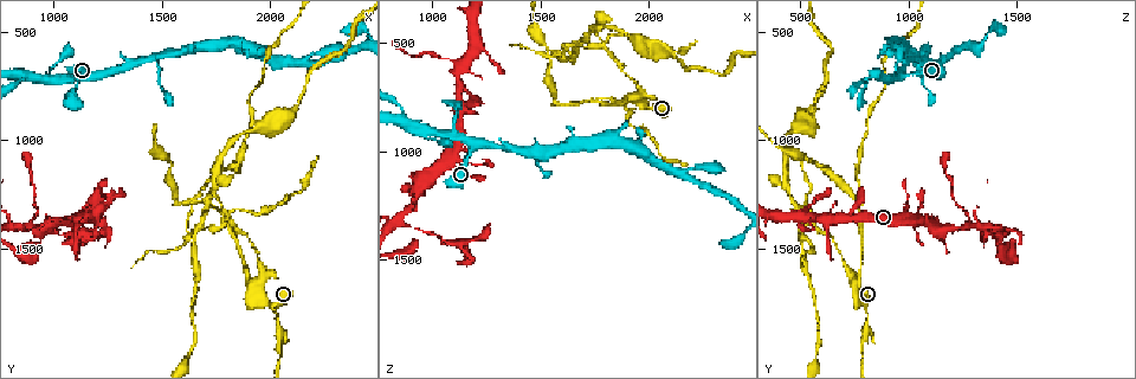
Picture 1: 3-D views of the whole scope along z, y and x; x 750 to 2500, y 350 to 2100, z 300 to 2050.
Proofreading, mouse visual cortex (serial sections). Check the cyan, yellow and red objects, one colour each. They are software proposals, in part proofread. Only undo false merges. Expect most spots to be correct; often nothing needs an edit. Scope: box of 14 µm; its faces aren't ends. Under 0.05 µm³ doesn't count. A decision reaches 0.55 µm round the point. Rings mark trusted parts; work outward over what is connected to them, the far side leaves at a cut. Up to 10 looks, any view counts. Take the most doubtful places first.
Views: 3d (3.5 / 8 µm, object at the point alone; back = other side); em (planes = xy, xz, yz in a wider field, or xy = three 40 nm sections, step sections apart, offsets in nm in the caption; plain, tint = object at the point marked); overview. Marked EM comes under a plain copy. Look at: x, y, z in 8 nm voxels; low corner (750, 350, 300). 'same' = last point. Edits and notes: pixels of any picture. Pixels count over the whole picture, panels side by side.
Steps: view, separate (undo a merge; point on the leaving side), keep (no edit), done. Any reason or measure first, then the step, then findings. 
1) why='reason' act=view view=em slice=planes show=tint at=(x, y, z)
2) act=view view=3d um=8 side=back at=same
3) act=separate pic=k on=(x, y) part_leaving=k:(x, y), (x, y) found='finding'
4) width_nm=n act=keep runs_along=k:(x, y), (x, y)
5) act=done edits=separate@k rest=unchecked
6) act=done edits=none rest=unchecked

why='sharp bend' act=view view=3d um=3.5 at=(1930, 1670, 750)

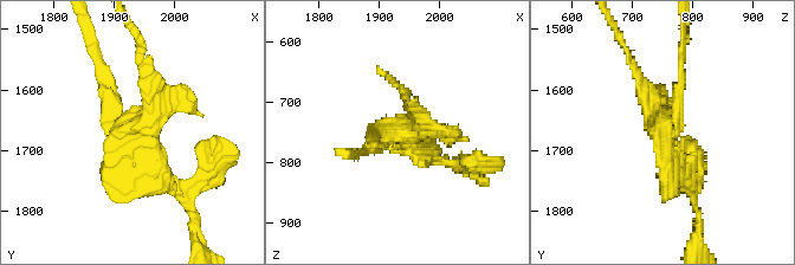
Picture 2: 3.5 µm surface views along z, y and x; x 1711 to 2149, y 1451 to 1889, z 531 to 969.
act=view view=em slice=xy step=5 show=tint at=(1930, 1670, 755)

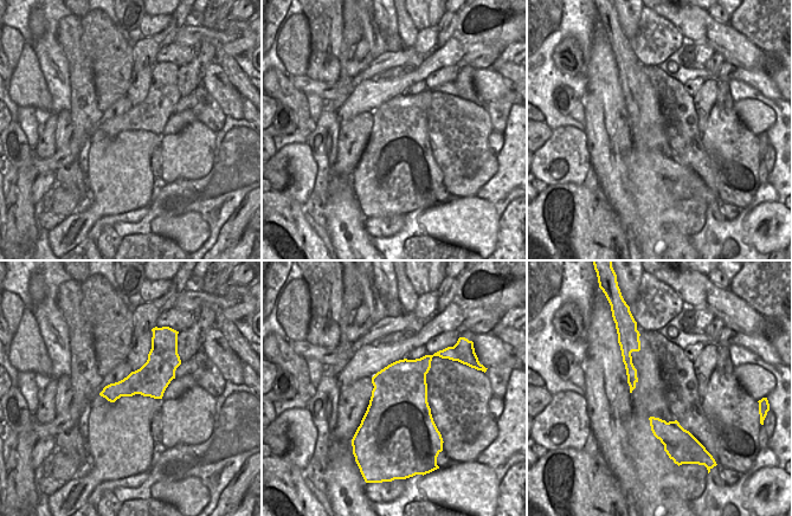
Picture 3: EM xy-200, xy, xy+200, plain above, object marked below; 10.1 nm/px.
act=separate pic=2 on=(648, 91) border=3:(690, 433), (675, 443), (661, 440) found='a second cell is stuck on'

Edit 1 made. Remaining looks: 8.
act=view view=3d um=3.5 at=(860, 1400, 1300)

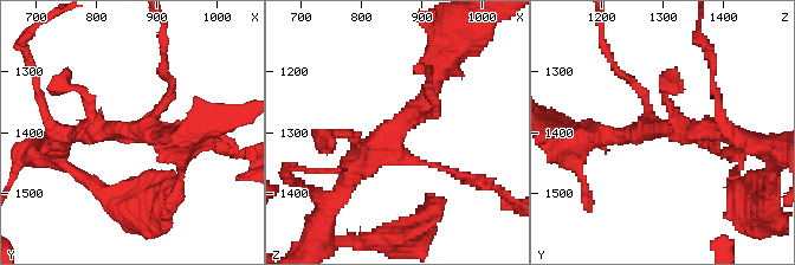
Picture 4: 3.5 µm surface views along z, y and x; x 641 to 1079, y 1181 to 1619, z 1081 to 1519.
act=view view=em slice=planes show=tint at=(860, 1395, 1295)

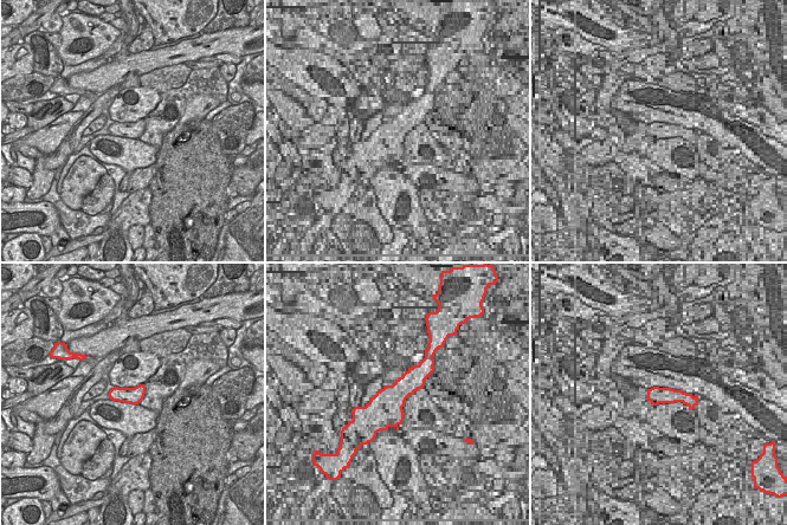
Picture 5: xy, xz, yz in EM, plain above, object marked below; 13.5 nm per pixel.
arms=4 act=keep runs_along=4:(438, 64), (431, 97), (343, 185) found='all the same cell'

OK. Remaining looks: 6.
why='redraw' act=view view=overview

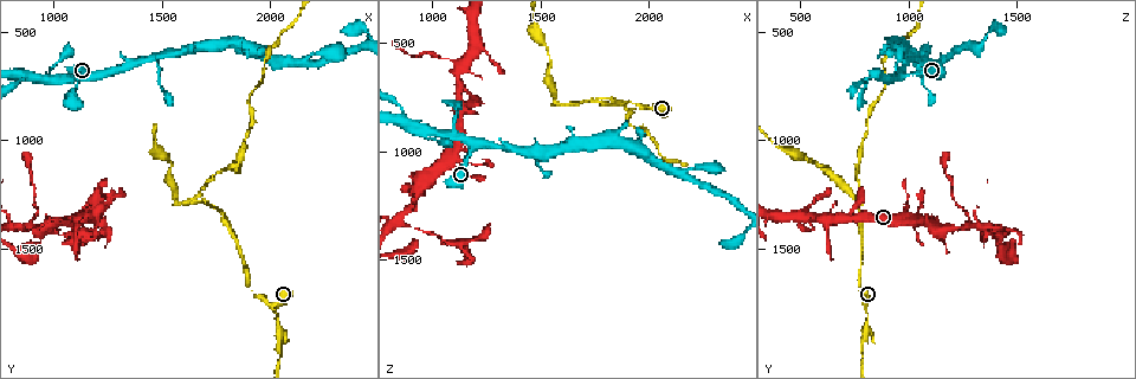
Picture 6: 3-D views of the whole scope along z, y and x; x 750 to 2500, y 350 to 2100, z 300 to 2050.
why='a fork' act=view view=3d um=3.5 side=back at=(1130, 1430, 1440)

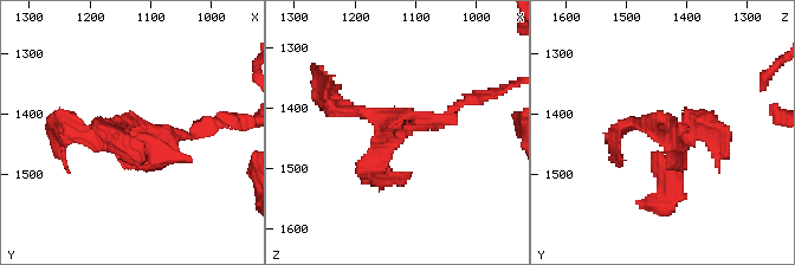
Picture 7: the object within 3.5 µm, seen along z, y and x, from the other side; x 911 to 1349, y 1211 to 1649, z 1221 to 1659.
why='now the EM' act=view view=em slice=xy step=1 show=tint at=(1125, 1420, 1430)

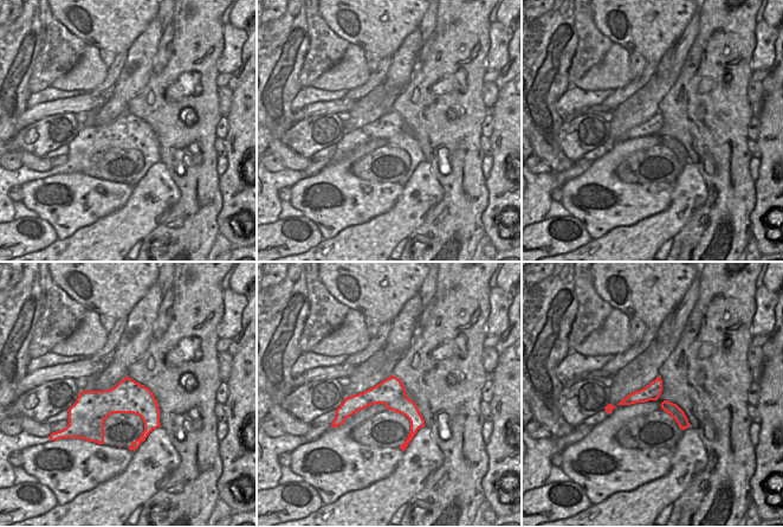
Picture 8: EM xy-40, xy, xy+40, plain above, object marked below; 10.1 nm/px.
act=view view=em slice=planes show=tint at=same

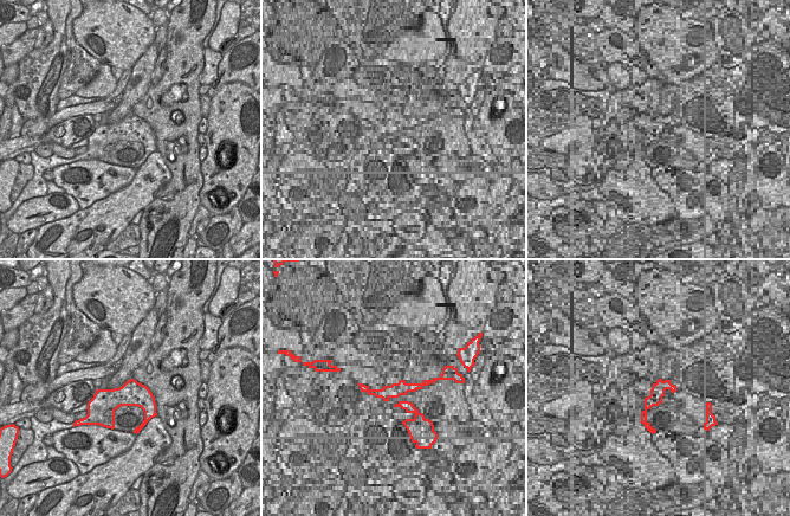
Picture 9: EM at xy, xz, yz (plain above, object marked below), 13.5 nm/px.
act=keep runs_along=7:(204, 130), (102, 137), (70, 120) found='continuous, no second cell'

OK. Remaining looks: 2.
act=done edits=separate@2 rest=unchecked

